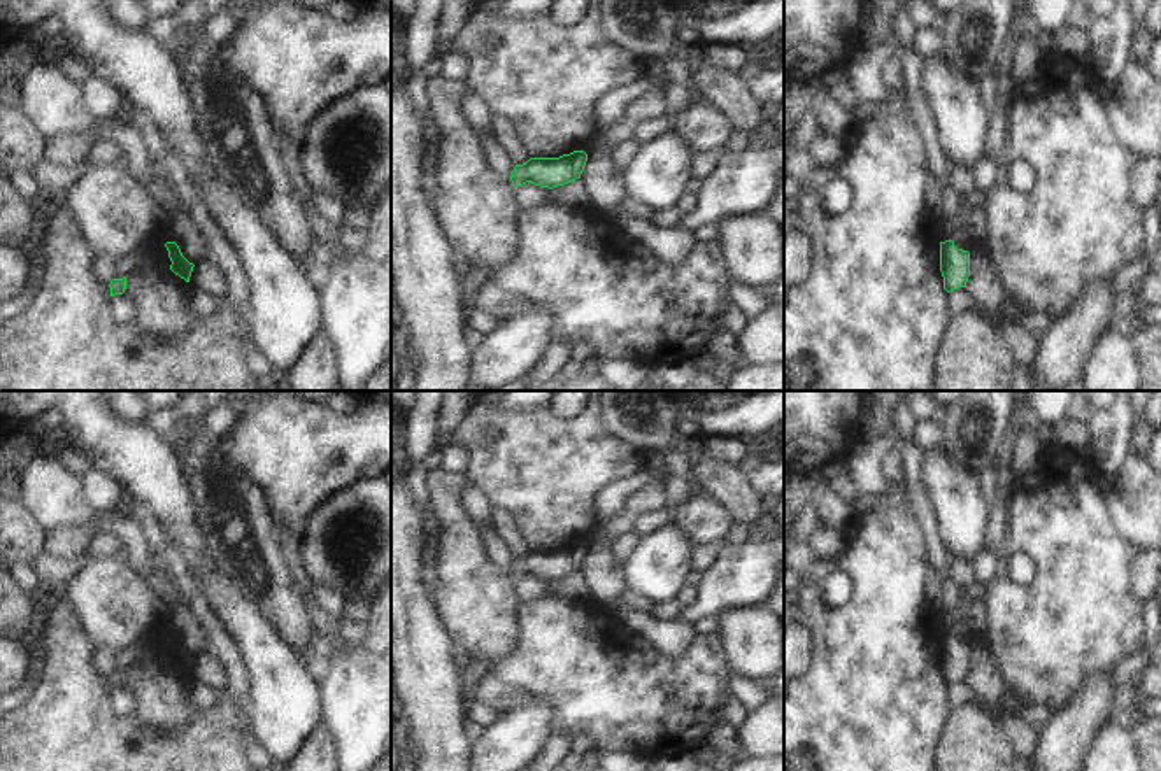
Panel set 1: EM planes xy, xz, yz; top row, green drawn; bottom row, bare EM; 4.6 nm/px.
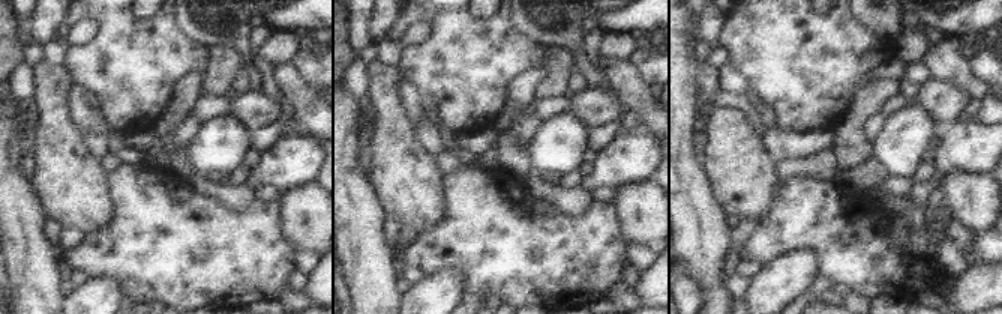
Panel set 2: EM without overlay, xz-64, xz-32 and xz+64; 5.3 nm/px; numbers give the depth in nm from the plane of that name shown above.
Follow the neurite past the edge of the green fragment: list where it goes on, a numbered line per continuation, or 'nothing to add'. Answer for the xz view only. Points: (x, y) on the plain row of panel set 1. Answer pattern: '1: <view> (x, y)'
nothing to add

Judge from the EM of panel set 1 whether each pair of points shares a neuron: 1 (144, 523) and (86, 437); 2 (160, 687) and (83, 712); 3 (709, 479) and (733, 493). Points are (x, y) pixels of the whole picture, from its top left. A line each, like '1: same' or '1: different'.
1: different
2: different
3: same

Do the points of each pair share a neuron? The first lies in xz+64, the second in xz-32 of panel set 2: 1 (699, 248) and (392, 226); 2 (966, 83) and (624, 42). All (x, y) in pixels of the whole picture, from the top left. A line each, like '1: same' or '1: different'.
1: different
2: different

